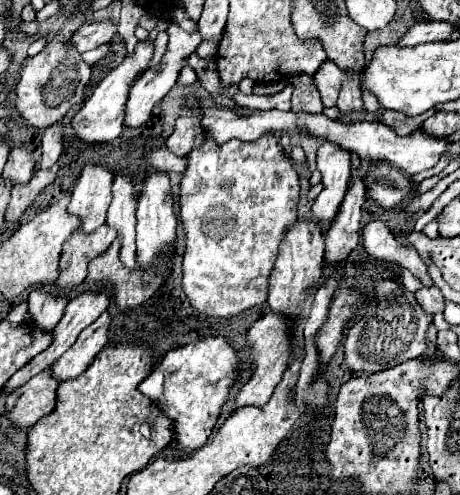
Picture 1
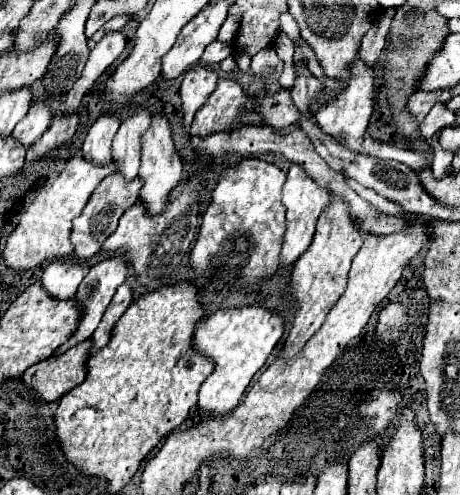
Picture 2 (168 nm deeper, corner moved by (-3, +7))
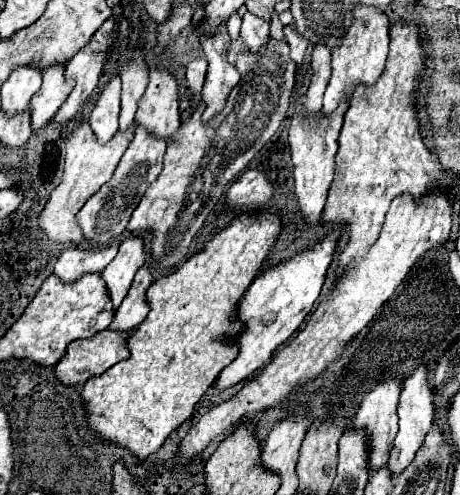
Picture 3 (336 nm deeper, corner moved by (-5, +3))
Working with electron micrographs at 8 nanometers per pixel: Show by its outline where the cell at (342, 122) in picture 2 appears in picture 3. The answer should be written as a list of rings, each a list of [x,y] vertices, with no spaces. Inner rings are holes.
[[[357,6],[353,10],[353,14],[355,14],[353,26],[347,30],[343,44],[333,50],[333,60],[331,60],[333,74],[331,74],[329,86],[325,90],[323,108],[321,108],[321,112],[325,116],[333,114],[341,102],[351,102],[359,84],[373,86],[385,68],[387,46],[389,46],[389,20],[387,20],[387,16],[375,8],[365,8],[365,6]]]

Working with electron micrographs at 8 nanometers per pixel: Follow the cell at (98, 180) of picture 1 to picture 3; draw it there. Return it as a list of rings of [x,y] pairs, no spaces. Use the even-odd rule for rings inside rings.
[[[113,76],[113,80],[101,92],[97,106],[93,108],[91,118],[89,118],[91,130],[101,144],[107,144],[117,132],[119,98],[121,98],[121,80],[119,76]]]

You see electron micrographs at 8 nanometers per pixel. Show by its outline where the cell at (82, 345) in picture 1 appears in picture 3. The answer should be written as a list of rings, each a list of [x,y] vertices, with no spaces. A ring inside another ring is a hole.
[[[147,266],[139,268],[125,300],[113,314],[113,322],[111,322],[109,330],[129,332],[129,330],[137,328],[137,324],[141,324],[141,320],[145,320],[145,312],[149,312],[147,304],[145,304],[145,292],[151,286],[151,282],[153,282],[153,278],[151,278],[149,268]]]

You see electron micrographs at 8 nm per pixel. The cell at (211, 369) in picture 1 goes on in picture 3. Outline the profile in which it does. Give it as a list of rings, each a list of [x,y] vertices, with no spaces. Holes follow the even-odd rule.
[[[339,232],[329,234],[325,240],[321,240],[315,248],[309,248],[297,256],[293,256],[287,262],[281,262],[279,266],[267,270],[259,278],[253,280],[241,302],[237,304],[237,320],[243,324],[243,330],[237,336],[239,354],[237,358],[223,368],[219,378],[215,380],[213,388],[219,392],[229,390],[233,386],[239,386],[249,376],[253,376],[263,364],[267,364],[273,358],[273,352],[289,340],[289,336],[303,324],[305,316],[311,312],[313,302],[317,300],[325,272],[333,260],[335,240],[339,238]]]

